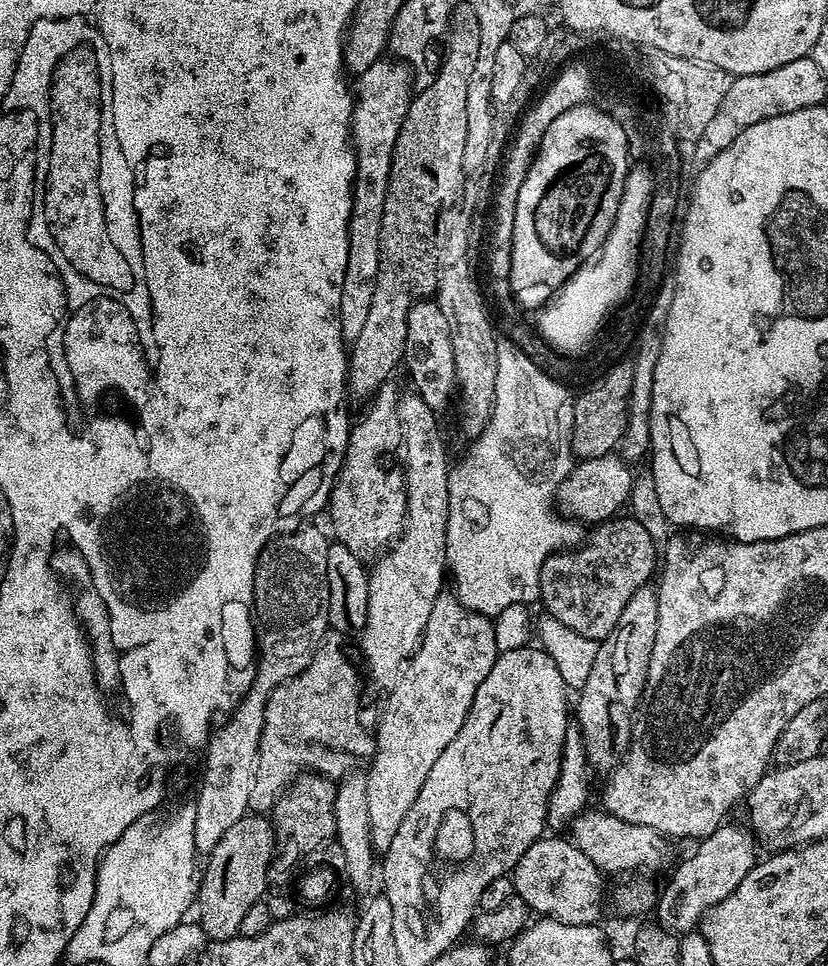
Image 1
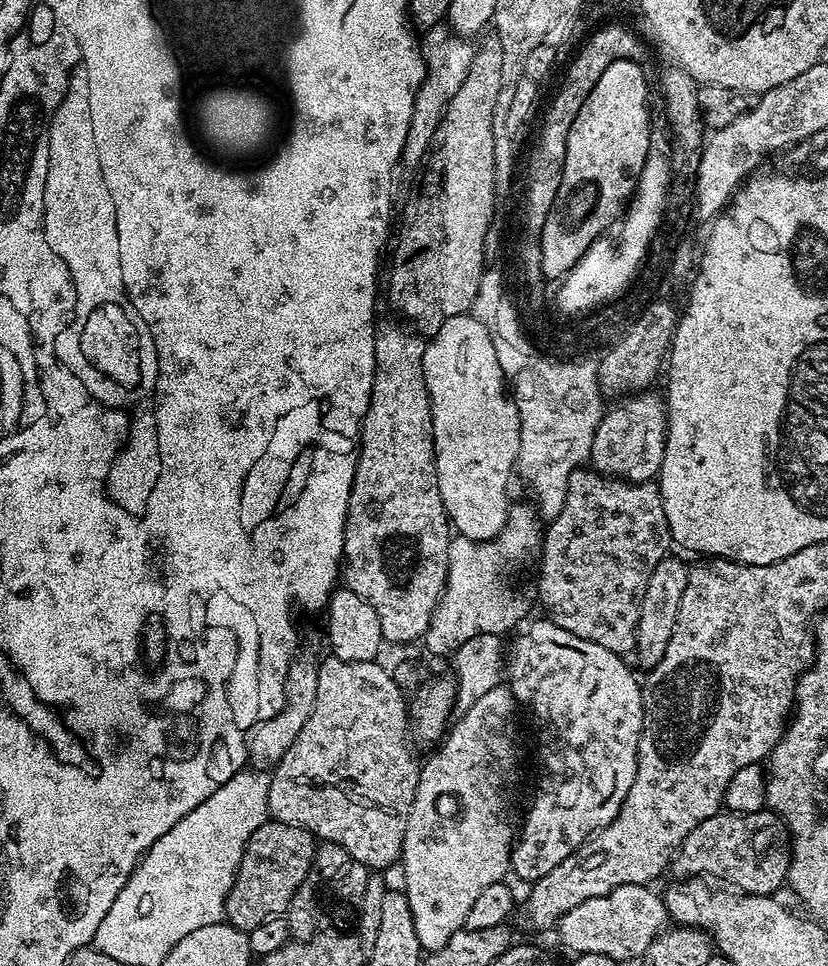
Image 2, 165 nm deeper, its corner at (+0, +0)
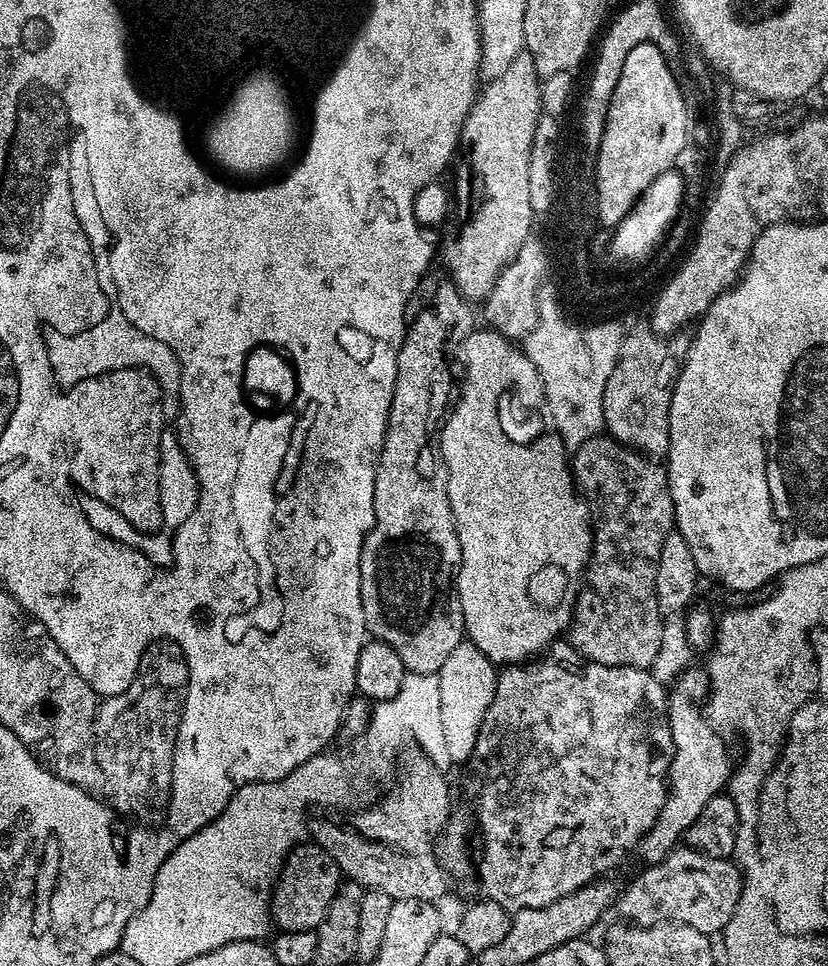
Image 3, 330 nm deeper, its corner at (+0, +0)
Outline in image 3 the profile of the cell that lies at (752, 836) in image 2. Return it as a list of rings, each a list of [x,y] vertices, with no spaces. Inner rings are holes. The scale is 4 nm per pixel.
[[[677,846],[665,860],[643,869],[628,884],[628,889],[619,893],[615,901],[615,911],[620,911],[619,919],[631,922],[636,926],[650,924],[685,924],[702,934],[712,938],[723,933],[724,927],[730,922],[732,911],[736,909],[738,898],[744,889],[744,877],[737,865],[731,859],[722,856],[709,856],[706,852],[698,852],[687,846]]]

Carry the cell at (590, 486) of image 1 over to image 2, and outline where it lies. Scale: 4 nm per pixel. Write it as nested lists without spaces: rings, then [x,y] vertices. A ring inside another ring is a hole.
[[[645,390],[625,395],[617,399],[616,404],[607,409],[600,417],[600,424],[594,434],[590,464],[601,476],[610,476],[617,480],[627,480],[629,484],[646,484],[655,481],[660,475],[662,458],[666,450],[668,437],[668,409],[663,395],[655,396],[655,391]]]

